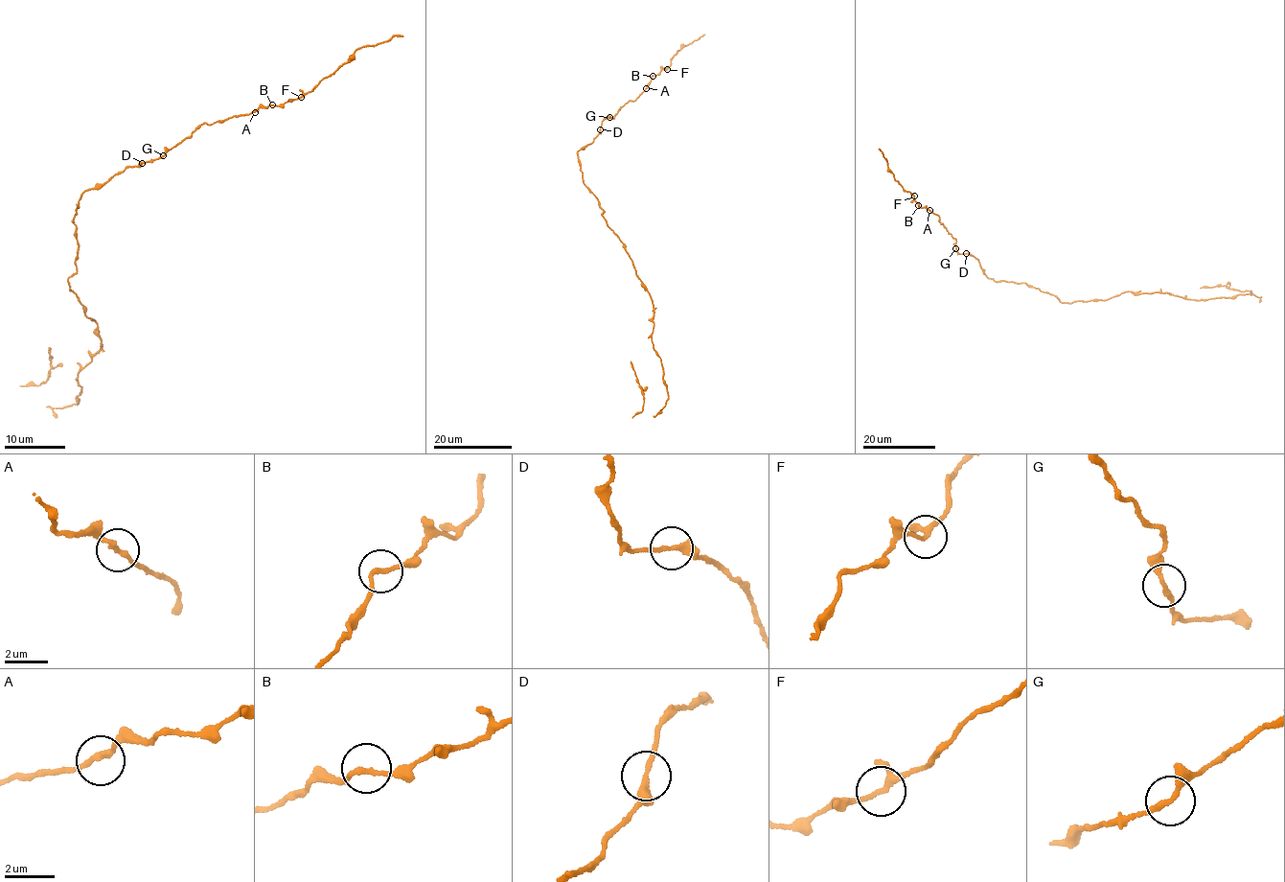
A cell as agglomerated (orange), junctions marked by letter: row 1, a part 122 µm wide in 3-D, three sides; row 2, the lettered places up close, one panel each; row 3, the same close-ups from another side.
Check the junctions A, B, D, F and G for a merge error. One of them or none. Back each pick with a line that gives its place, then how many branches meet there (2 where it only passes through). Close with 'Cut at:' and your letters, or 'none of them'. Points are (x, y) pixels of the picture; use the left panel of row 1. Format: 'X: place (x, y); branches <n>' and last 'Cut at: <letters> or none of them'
D: place (142, 163); branches 2
Cut at: D

